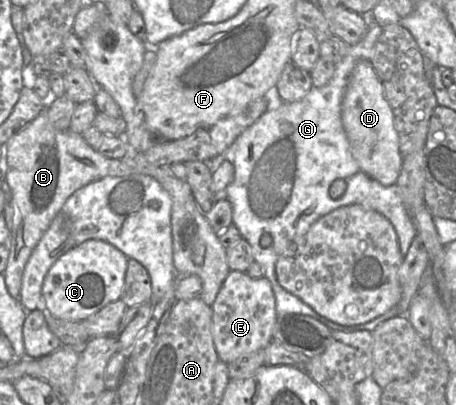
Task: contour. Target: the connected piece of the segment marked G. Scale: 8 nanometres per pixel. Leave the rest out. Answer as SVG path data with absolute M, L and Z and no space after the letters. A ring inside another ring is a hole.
M377 39L370 48L359 46L350 50L335 64L334 75L327 85L313 86L302 100L282 102L277 108L265 111L231 145L234 151L234 178L226 188L226 199L232 207L232 224L249 243L254 261L263 267L264 277L270 281L277 316L306 315L331 330L342 332L372 332L382 322L399 315L397 307L364 324L339 325L320 316L300 298L286 291L277 280L275 266L280 255L293 255L297 246L304 245L305 236L314 222L342 206L359 204L385 216L396 232L402 256L407 254L417 234L397 185L384 186L360 171L342 123L341 106L349 76L359 60L370 61ZM336 179L346 180L347 188L339 199L332 199L329 187ZM264 233L272 237L272 244L266 248L260 245Z

